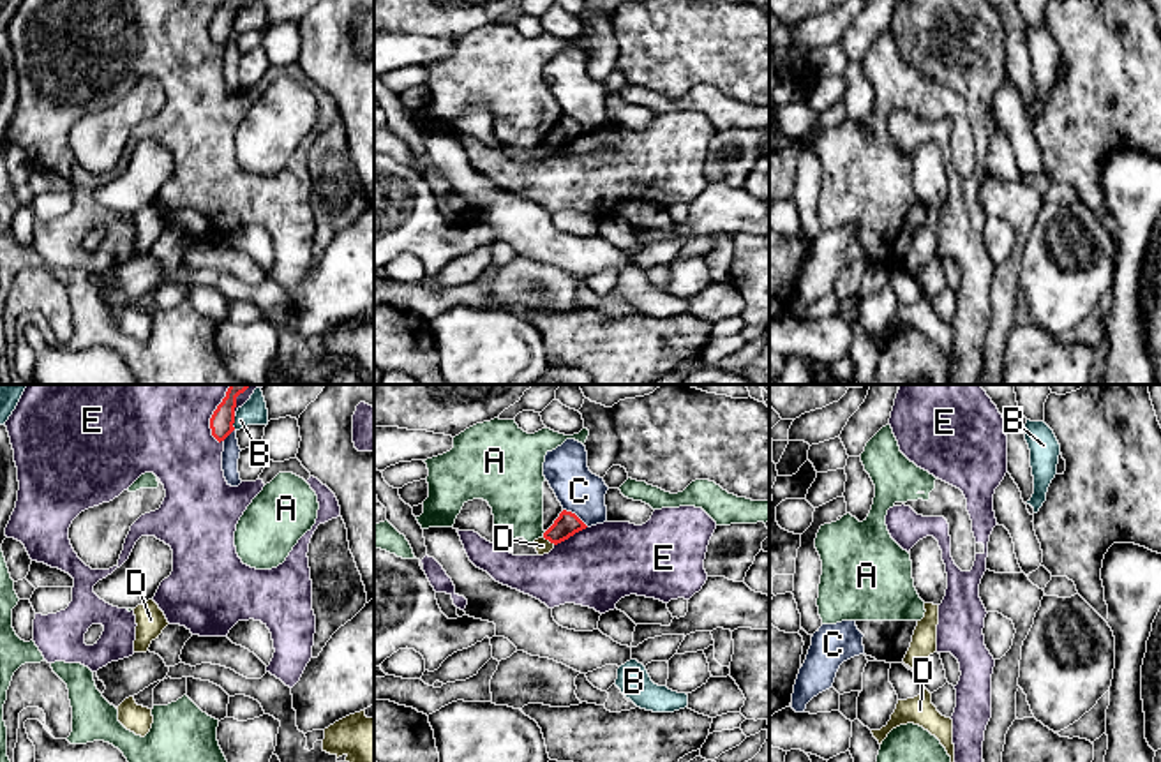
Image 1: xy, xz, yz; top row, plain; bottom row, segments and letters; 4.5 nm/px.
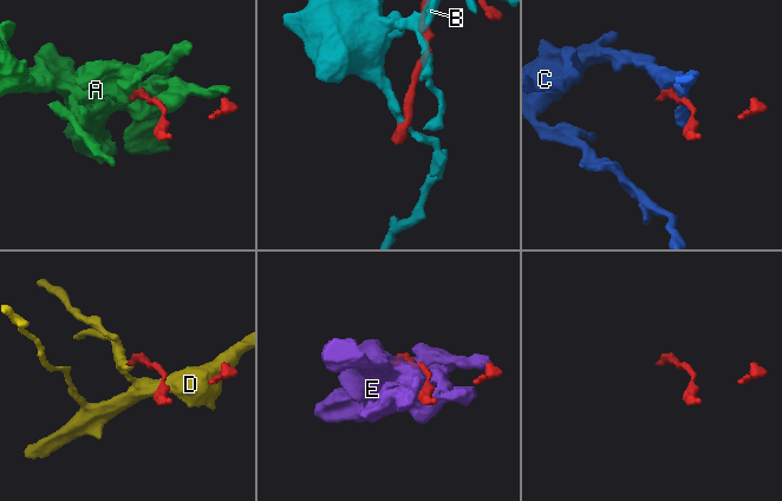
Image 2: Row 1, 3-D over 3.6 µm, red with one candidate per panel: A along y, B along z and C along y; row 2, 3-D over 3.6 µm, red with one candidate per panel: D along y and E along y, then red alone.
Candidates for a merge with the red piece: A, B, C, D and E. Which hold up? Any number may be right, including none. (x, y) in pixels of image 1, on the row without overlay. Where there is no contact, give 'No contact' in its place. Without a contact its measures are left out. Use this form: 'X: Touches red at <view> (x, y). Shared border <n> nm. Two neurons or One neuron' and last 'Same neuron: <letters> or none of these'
A: Touches red at xz (544, 138). Shared border 30 nm. Two neurons
B: Touches red at xy (233, 27). Shared border 60 nm. Two neurons
C: Touches red at xz (574, 119). Shared border 150 nm. Two neurons
D: Touches red at xz (549, 145). Shared border 70 nm. Two neurons
E: Touches red at xy (210, 25). Shared border 220 nm. Two neurons
Same neuron: none of these

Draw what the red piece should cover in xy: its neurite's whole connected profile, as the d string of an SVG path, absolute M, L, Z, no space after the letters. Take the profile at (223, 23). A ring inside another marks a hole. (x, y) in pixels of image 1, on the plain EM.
M226 0L210 23L212 41L219 48L224 46L235 35L233 28L236 2L238 0Z

